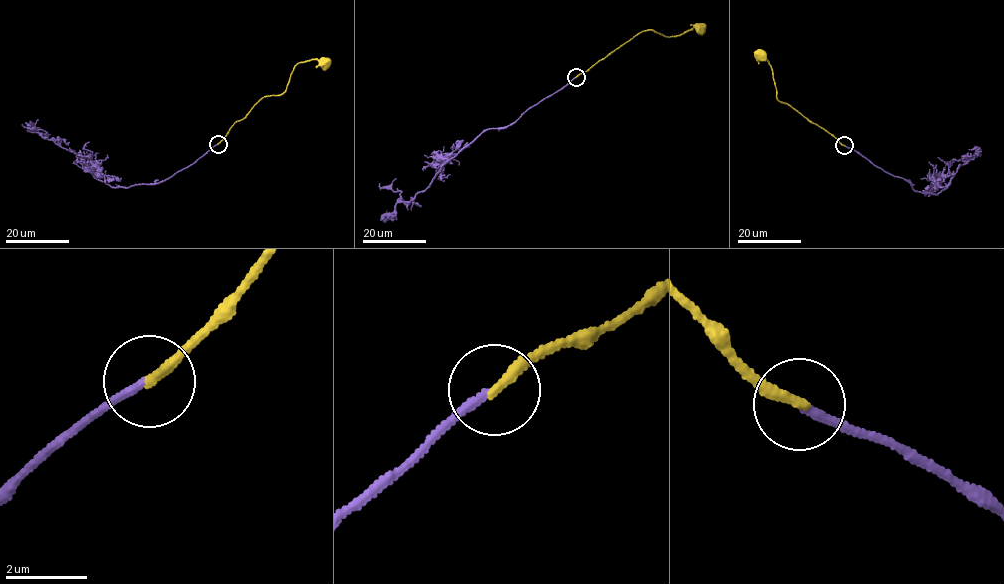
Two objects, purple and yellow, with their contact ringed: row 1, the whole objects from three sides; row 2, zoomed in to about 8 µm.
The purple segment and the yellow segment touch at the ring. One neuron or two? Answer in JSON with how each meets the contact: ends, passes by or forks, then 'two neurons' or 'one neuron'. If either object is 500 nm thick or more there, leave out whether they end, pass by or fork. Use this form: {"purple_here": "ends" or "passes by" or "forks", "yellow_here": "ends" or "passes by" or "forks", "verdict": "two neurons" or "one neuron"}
{"purple_here": "ends", "yellow_here": "ends", "verdict": "one neuron"}

